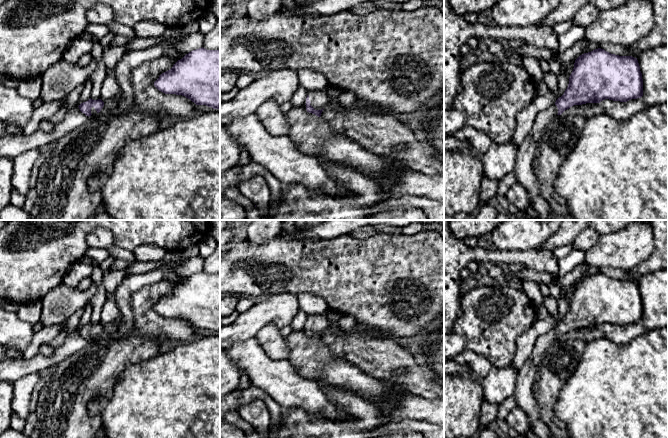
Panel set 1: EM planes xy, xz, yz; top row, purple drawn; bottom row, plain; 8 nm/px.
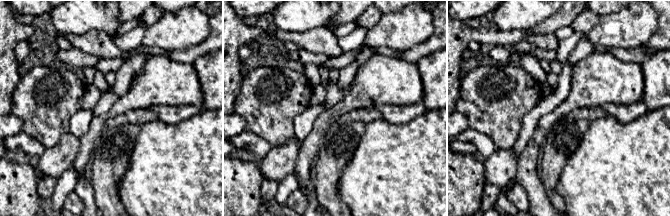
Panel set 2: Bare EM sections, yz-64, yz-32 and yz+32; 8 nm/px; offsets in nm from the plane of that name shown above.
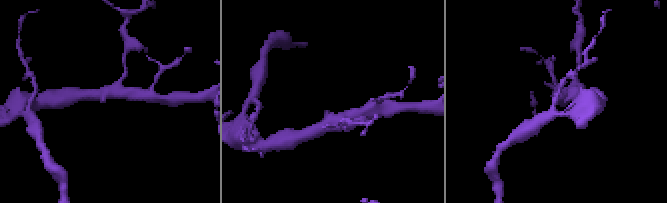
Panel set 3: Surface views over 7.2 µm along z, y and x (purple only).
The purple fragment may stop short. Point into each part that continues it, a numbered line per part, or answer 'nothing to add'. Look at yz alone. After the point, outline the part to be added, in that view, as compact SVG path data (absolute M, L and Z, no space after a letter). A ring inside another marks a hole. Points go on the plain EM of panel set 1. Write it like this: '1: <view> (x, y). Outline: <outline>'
1: yz (523, 394). Outline: M555 327L537 338L530 356L518 371L513 395L517 405L528 418L529 430L534 432L538 438L554 438L548 426L541 419L537 398L533 395L532 388L542 359L557 338L558 332Z

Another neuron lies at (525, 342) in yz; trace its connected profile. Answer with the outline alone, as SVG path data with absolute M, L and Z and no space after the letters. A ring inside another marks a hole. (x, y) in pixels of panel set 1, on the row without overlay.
M564 289L556 299L558 314L555 317L547 316L545 319L535 321L533 325L521 334L516 340L516 355L512 361L512 366L519 371L527 358L530 356L537 338L550 331L561 321L568 311L569 304L564 297Z

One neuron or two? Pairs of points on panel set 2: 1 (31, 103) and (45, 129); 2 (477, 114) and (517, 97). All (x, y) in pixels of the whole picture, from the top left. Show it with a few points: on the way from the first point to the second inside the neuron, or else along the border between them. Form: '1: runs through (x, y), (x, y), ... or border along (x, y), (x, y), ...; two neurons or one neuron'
1: runs through (37, 109), (45, 117), (45, 123); one neuron
2: runs through (487, 104), (507, 98); one neuron

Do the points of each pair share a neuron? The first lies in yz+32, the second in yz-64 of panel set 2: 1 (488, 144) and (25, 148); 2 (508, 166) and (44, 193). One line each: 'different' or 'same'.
1: same
2: different

